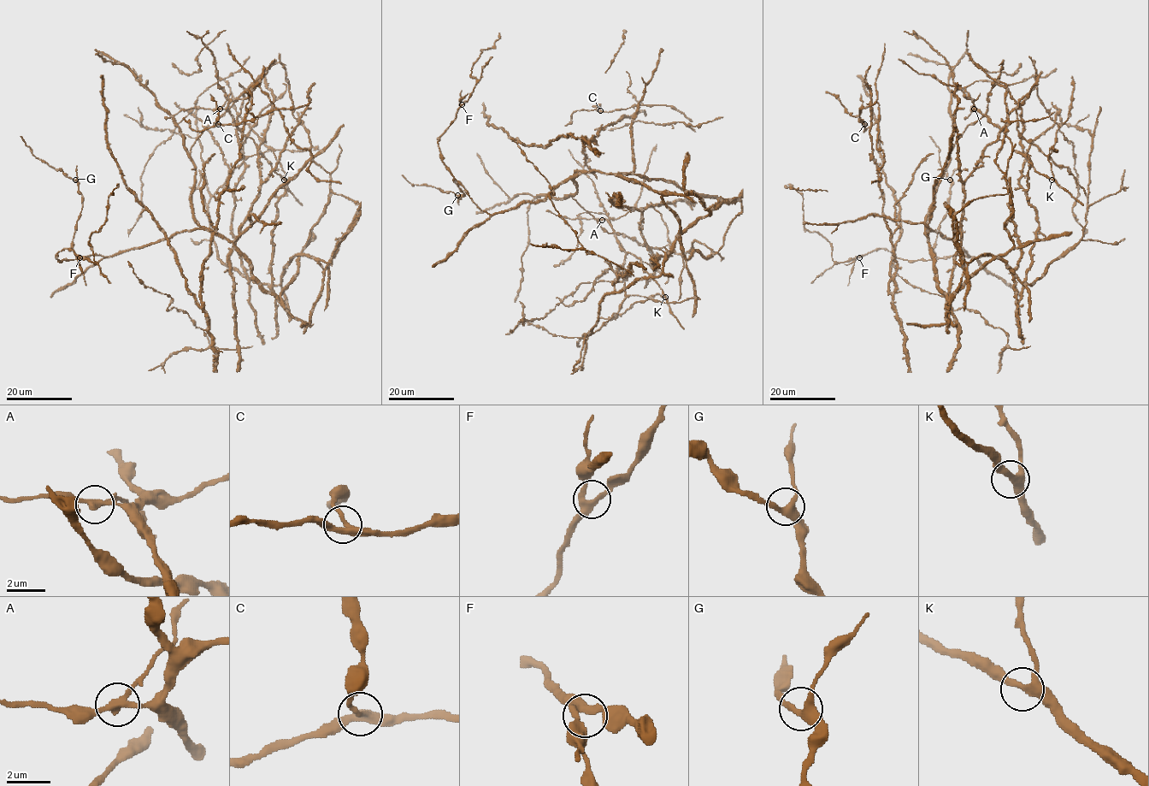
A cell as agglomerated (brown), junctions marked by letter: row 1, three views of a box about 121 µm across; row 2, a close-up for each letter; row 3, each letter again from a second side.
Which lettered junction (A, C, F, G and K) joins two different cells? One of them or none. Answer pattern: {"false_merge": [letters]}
{"false_merge": ["A"]}

